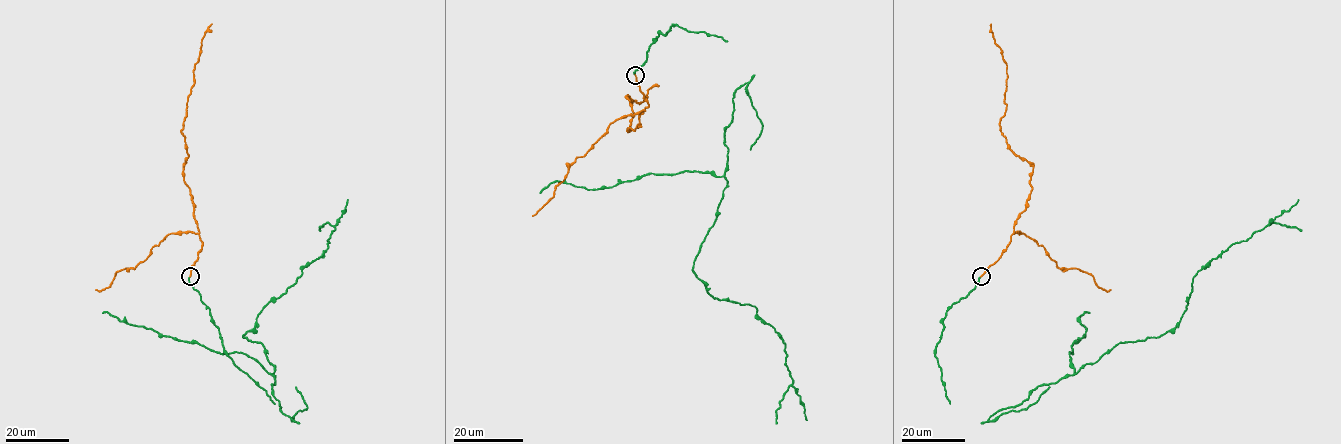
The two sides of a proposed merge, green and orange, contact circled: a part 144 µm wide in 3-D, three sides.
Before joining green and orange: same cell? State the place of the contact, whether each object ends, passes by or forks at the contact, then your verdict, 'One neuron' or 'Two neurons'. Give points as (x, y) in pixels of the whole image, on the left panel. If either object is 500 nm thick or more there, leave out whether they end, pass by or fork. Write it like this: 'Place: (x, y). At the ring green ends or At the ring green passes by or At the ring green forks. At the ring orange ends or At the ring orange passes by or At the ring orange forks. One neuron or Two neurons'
Place: (190, 276). At the ring green ends. At the ring orange ends. One neuron

